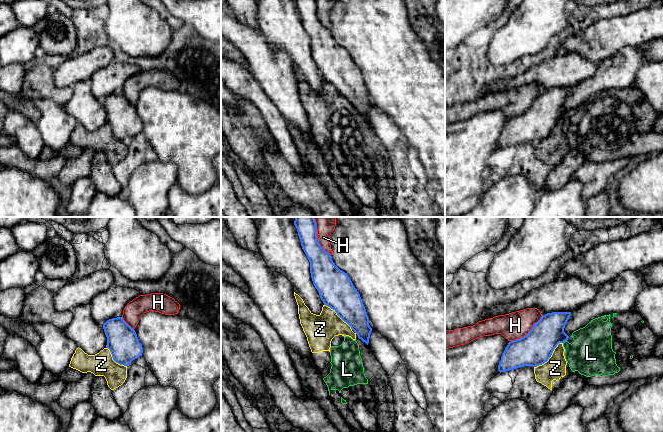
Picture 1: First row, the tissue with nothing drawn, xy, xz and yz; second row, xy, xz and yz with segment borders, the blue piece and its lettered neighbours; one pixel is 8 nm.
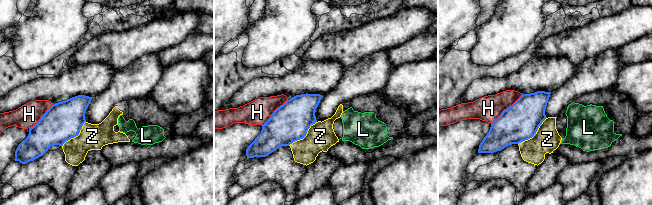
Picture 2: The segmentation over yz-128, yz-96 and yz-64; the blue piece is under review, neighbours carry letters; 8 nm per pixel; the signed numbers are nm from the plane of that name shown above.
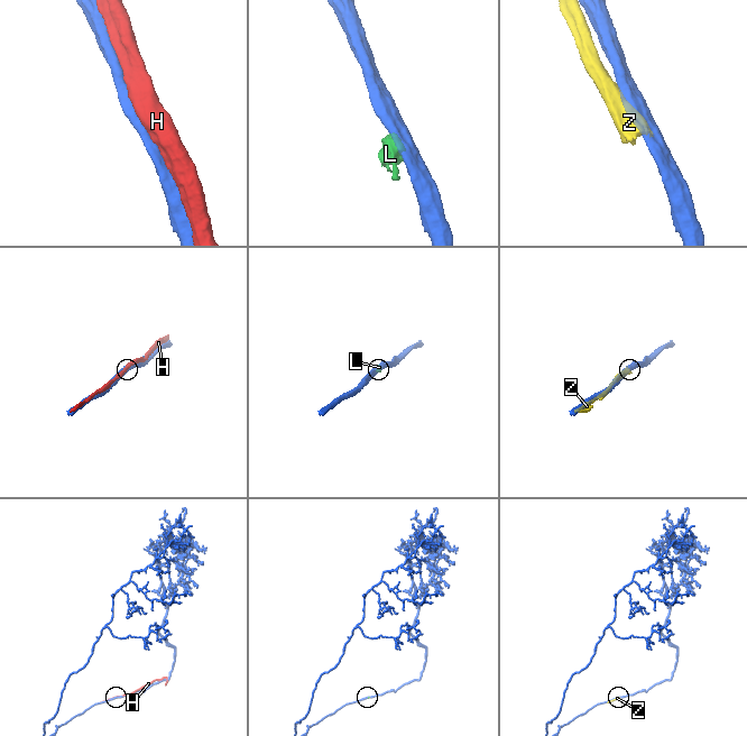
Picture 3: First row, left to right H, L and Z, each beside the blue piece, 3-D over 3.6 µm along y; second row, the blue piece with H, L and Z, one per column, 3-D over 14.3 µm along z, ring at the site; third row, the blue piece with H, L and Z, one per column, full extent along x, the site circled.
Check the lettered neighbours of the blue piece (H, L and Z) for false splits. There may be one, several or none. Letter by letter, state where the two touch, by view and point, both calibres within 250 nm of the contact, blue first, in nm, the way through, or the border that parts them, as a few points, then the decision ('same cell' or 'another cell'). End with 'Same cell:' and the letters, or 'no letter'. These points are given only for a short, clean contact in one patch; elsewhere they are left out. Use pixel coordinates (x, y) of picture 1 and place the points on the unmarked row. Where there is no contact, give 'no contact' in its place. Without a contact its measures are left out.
H: yz (528, 109) | 260/220 nm | another cell
L: yz (564, 117) | 260/340 nm | along yz (566, 116), (563, 119) | another cell
Z: yz (550, 132) | 260/170 nm | another cell
Same cell: no letter

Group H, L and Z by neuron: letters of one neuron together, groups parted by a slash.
H / L Z

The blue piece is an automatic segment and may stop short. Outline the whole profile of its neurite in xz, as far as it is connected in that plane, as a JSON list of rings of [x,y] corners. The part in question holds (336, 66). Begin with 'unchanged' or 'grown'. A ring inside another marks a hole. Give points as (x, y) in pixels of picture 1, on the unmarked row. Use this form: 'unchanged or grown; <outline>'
unchanged; [[[316,0],[294,1],[310,38],[313,60],[324,81],[333,85],[368,121],[372,104],[360,70],[350,53],[335,41],[332,32],[318,19]]]

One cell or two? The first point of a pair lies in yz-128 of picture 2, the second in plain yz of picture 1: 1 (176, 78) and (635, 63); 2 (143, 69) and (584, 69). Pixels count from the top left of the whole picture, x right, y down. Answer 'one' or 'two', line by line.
1: two
2: two

